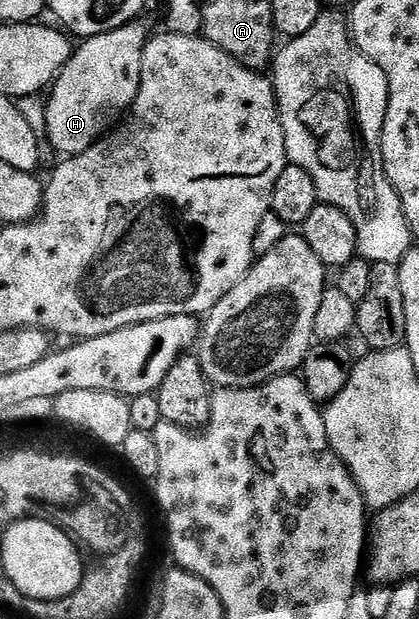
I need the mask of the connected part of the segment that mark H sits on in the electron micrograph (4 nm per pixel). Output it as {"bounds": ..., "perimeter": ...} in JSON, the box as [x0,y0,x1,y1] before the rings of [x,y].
{"bounds":[46,18,152,157],"perimeter":[[[139,18],[116,30],[85,37],[79,43],[82,45],[79,48],[77,45],[71,51],[70,60],[49,89],[50,101],[46,104],[46,136],[56,151],[63,152],[61,154],[63,157],[78,156],[84,150],[88,150],[97,140],[111,131],[134,104],[136,94],[140,90],[140,74],[146,42],[152,35],[152,29],[144,21],[145,19]]]}

